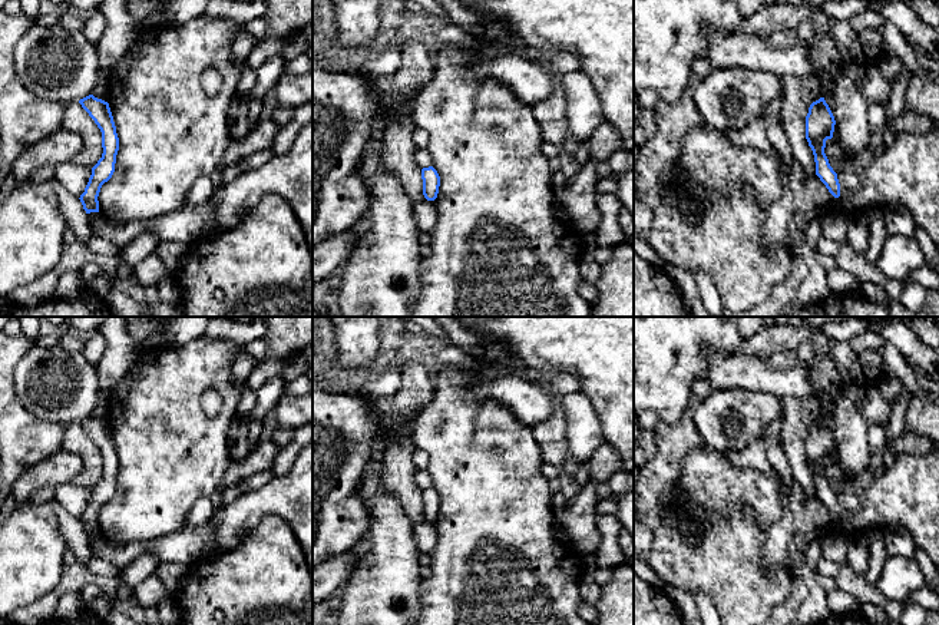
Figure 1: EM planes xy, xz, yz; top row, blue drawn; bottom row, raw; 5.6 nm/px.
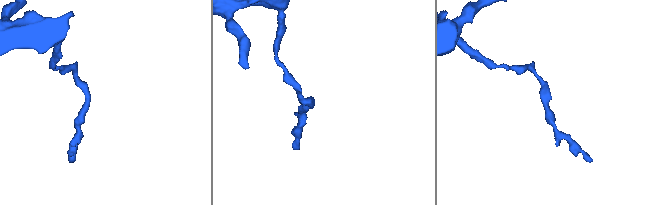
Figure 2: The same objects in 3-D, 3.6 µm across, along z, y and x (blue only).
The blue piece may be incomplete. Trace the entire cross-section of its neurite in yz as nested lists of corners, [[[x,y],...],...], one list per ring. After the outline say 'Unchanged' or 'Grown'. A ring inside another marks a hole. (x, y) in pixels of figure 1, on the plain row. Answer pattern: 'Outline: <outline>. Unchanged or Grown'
Outline: [[[820,419],[810,426],[806,437],[806,460],[814,476],[816,496],[826,506],[829,513],[834,519],[839,519],[840,505],[837,495],[830,487],[824,474],[826,462],[833,459],[834,446],[834,437],[824,419]]]. Unchanged

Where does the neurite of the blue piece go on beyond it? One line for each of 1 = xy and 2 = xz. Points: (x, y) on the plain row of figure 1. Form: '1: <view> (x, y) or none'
1: none
2: none

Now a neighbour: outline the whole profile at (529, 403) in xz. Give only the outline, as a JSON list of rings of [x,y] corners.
[[[518,376],[479,380],[472,386],[472,394],[479,400],[505,406],[529,427],[540,424],[552,416],[550,397],[535,383]]]

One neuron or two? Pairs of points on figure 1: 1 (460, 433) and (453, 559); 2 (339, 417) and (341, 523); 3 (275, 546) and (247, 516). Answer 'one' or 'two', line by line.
1: one
2: one
3: two

